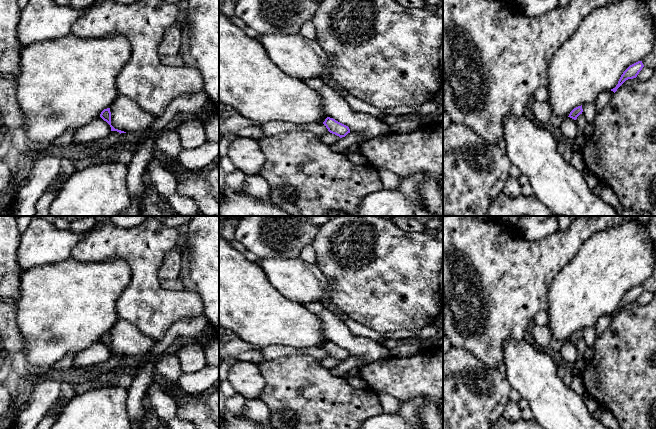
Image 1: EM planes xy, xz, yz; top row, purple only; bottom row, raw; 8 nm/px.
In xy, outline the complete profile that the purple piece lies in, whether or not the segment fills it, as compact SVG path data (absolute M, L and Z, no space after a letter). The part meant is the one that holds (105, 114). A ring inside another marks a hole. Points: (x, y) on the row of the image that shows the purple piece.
M110 108L104 109L104 110L101 112L100 117L110 125L111 131L117 131L117 132L119 132L120 134L121 134L121 133L126 133L126 132L124 132L124 131L115 129L115 128L111 125L111 112L110 112Z

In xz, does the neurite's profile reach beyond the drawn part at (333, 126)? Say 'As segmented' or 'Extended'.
As segmented

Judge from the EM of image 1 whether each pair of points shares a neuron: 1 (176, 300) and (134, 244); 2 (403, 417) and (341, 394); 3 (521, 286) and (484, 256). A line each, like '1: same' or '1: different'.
1: same
2: different
3: same

